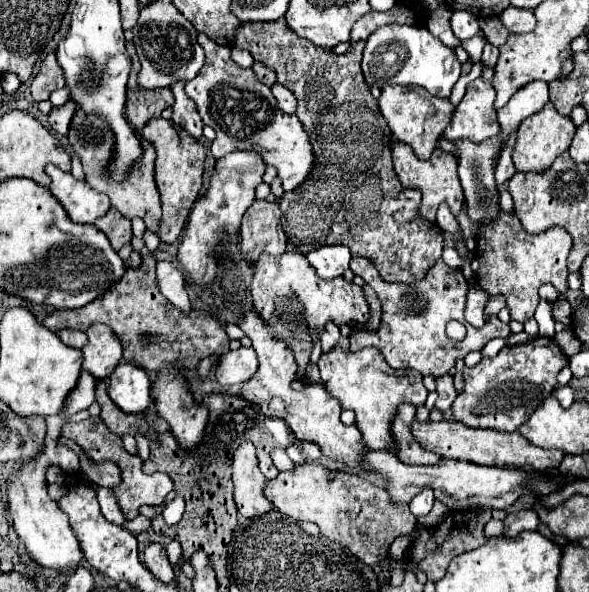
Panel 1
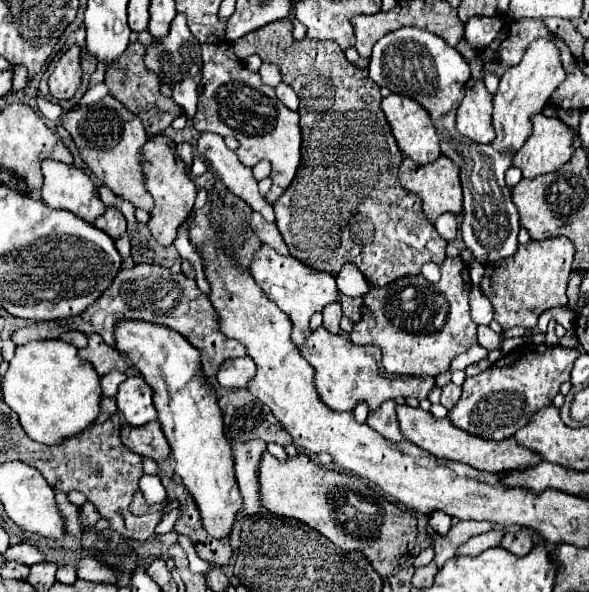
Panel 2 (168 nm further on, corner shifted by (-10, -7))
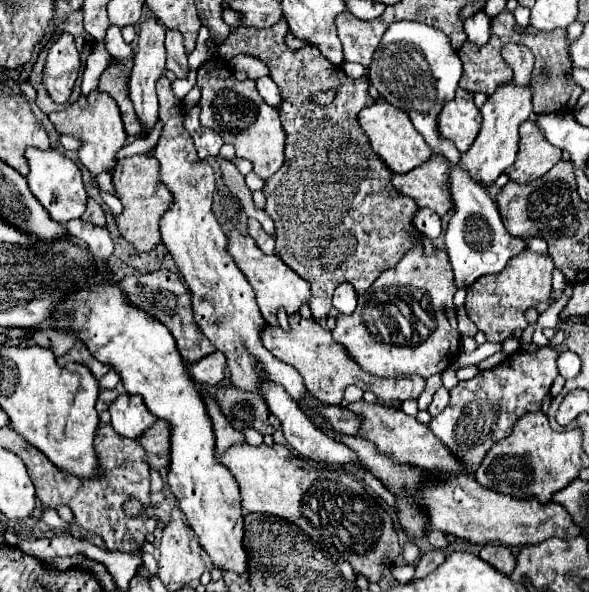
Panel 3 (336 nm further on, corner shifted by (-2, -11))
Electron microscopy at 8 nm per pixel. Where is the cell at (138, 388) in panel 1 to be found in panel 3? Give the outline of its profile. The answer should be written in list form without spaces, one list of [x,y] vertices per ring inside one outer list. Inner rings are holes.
[[[122,394],[110,404],[108,412],[112,416],[112,428],[120,436],[132,438],[132,440],[140,438],[156,422],[156,418],[148,412],[140,396]]]

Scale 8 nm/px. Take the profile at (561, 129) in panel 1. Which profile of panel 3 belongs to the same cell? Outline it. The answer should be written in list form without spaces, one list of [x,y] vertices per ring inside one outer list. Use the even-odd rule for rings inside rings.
[[[526,120],[520,124],[518,158],[510,168],[506,168],[506,174],[514,182],[532,182],[546,174],[560,156],[562,150],[554,148],[532,120]]]

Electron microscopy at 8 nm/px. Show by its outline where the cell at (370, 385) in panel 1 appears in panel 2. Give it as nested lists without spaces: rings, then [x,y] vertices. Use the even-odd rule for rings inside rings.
[[[318,328],[300,348],[302,356],[316,368],[316,388],[324,404],[336,412],[352,412],[360,402],[366,402],[370,412],[376,412],[386,400],[396,398],[428,398],[434,388],[430,376],[390,376],[381,368],[381,350],[377,346],[352,344],[344,336],[334,336],[326,328]]]

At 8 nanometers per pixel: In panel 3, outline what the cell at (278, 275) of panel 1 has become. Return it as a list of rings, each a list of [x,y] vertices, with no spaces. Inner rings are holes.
[[[228,232],[228,244],[226,250],[230,250],[232,260],[236,262],[236,266],[242,270],[242,274],[246,276],[246,280],[250,282],[254,294],[256,294],[256,304],[264,316],[264,320],[268,324],[276,324],[276,312],[280,308],[284,308],[288,314],[298,312],[298,308],[308,302],[310,298],[310,284],[300,278],[292,268],[288,268],[286,264],[282,264],[280,256],[270,254],[266,256],[256,242],[252,240],[252,236],[242,234],[242,232]]]

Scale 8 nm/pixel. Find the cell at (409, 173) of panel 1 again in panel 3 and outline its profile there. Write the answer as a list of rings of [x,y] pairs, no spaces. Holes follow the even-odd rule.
[[[432,154],[428,162],[420,164],[408,174],[394,174],[392,184],[400,194],[410,196],[418,204],[418,208],[430,208],[438,216],[444,216],[452,208],[450,192],[446,188],[448,174],[448,160],[444,156]]]

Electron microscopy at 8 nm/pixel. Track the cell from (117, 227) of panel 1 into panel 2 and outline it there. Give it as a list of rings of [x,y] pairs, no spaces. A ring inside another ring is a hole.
[[[108,208],[106,214],[94,222],[94,226],[104,230],[112,238],[120,238],[126,232],[126,218],[118,208]]]

